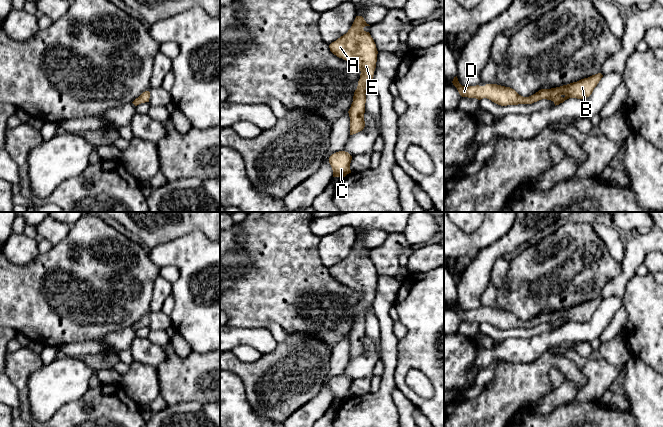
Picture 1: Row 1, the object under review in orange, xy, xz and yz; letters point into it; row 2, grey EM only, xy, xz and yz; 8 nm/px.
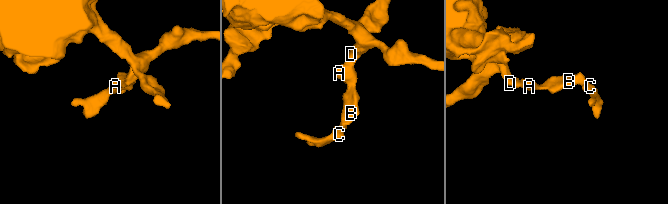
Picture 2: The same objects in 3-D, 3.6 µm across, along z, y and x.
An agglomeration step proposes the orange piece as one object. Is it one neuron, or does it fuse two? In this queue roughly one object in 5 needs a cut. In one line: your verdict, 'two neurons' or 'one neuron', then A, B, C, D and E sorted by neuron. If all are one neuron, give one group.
one neuron | A B C D E

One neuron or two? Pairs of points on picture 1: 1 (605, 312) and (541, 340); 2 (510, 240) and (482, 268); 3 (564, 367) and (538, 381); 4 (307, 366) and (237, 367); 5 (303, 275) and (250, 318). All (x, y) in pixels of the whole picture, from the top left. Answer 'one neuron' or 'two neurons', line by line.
1: one neuron
2: one neuron
3: one neuron
4: one neuron
5: one neuron

